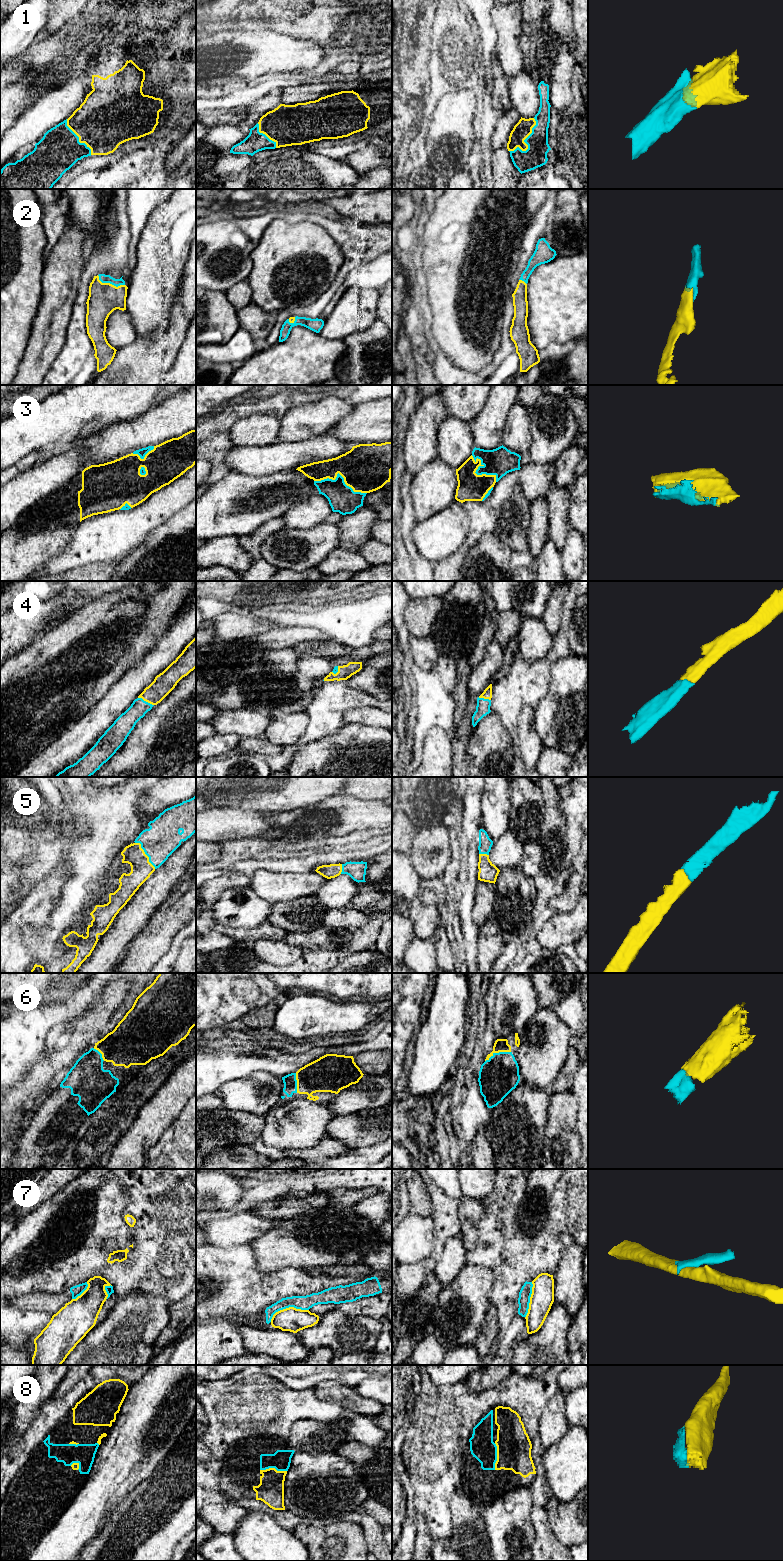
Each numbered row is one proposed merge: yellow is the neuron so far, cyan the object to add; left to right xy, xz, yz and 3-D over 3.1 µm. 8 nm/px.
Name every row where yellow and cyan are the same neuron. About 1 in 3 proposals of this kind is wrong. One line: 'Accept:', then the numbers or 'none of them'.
Accept: 1, 2, 3, 4, 5, 6, 8

